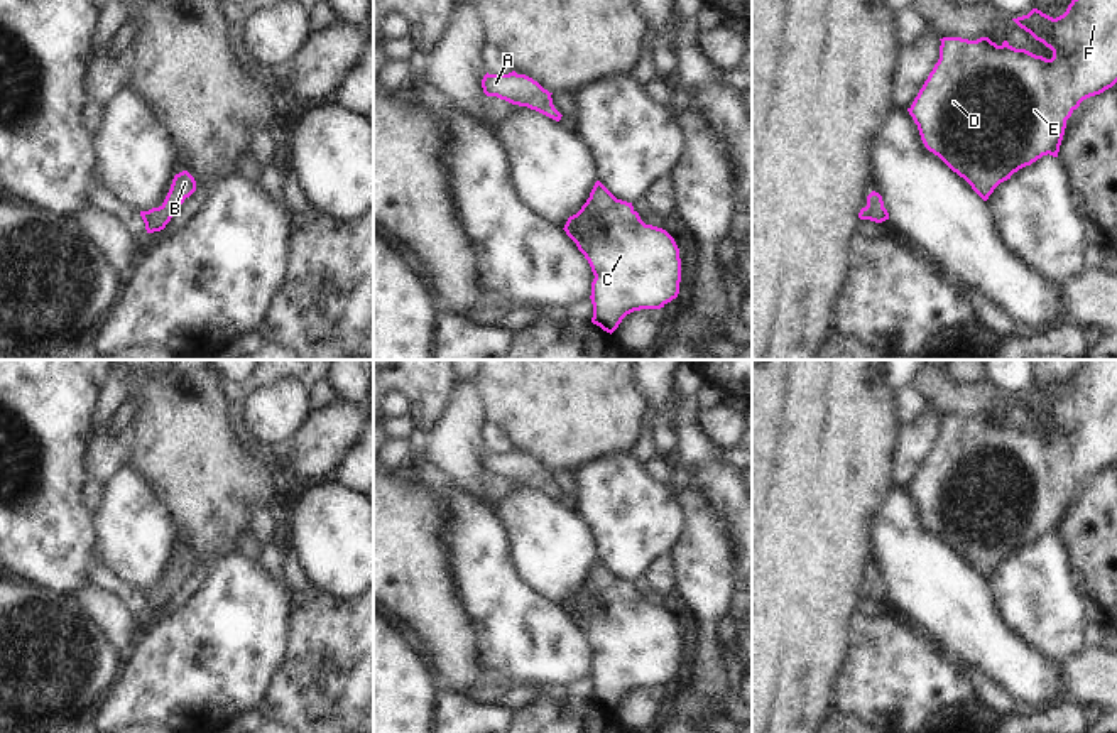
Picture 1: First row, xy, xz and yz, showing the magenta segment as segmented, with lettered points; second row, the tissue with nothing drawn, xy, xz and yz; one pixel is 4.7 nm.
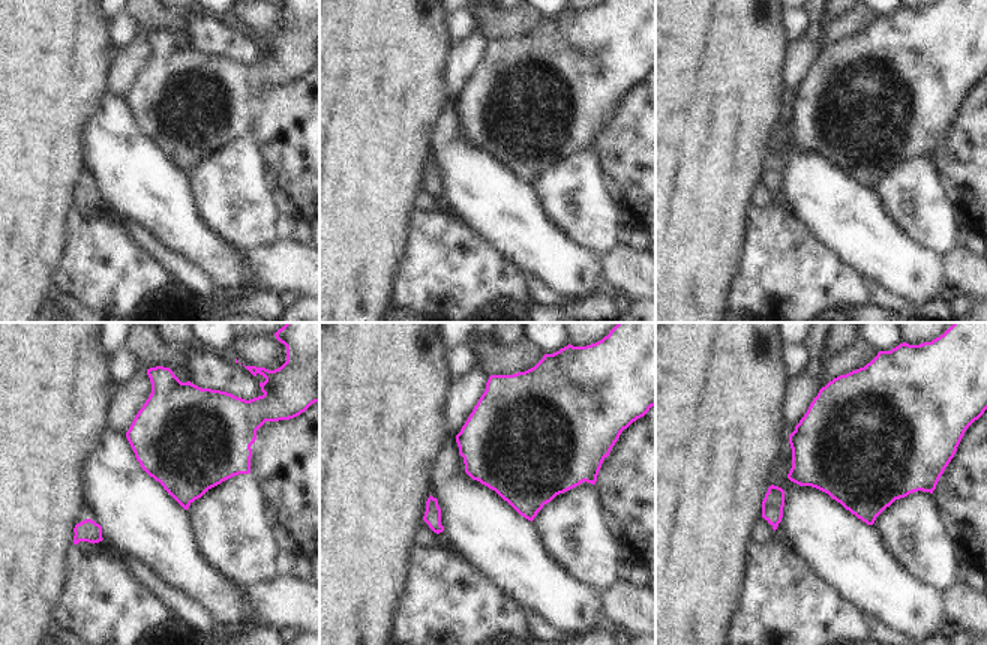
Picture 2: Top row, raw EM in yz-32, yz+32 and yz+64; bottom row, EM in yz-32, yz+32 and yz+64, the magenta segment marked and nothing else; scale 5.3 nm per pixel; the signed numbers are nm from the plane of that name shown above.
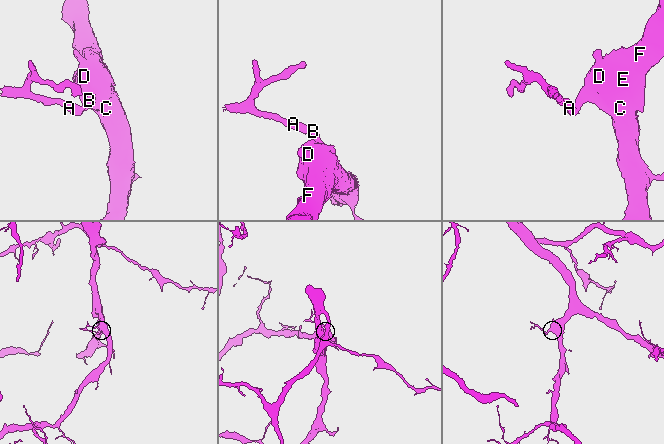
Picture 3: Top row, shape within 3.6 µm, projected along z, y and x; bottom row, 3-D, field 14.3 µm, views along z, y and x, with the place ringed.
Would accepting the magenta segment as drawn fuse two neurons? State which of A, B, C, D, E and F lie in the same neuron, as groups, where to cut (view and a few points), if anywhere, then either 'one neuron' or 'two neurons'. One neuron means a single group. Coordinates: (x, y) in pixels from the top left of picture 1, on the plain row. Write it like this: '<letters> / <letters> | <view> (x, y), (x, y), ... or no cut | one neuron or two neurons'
A B C D E F | no cut | one neuron

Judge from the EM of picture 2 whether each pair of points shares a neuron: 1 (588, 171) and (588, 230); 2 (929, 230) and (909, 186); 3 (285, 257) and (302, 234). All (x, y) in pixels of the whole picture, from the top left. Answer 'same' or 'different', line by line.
1: same
2: same
3: different

